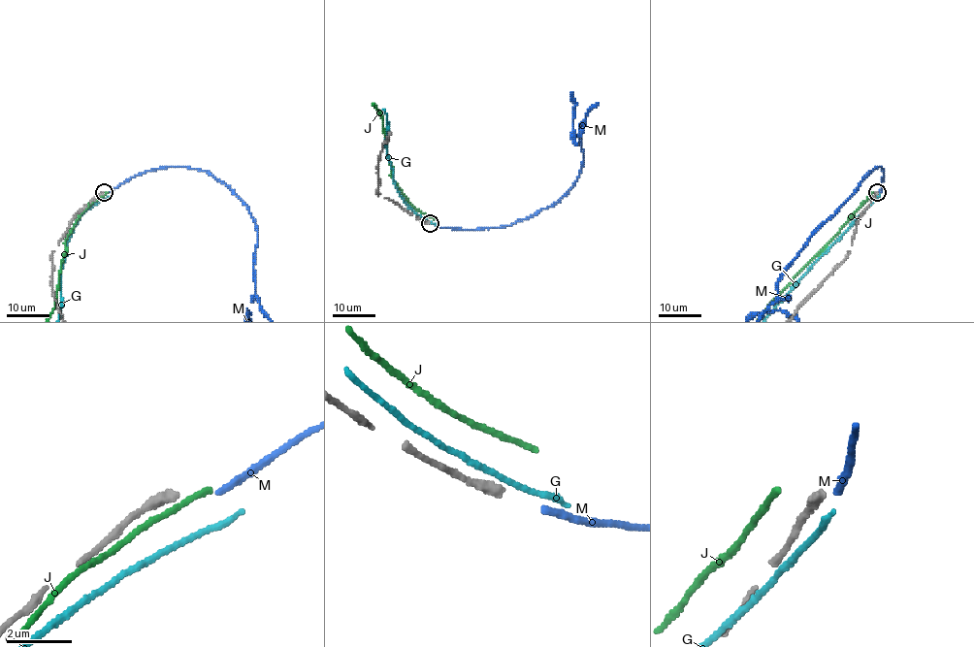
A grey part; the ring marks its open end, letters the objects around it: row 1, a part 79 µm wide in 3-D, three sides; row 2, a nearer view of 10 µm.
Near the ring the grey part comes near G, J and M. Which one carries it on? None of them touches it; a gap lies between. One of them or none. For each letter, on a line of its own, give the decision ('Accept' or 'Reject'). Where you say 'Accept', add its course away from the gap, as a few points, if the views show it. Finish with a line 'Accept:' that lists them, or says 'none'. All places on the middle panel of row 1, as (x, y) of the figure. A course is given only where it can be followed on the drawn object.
G: Reject
J: Reject
M: Reject
Accept: none

